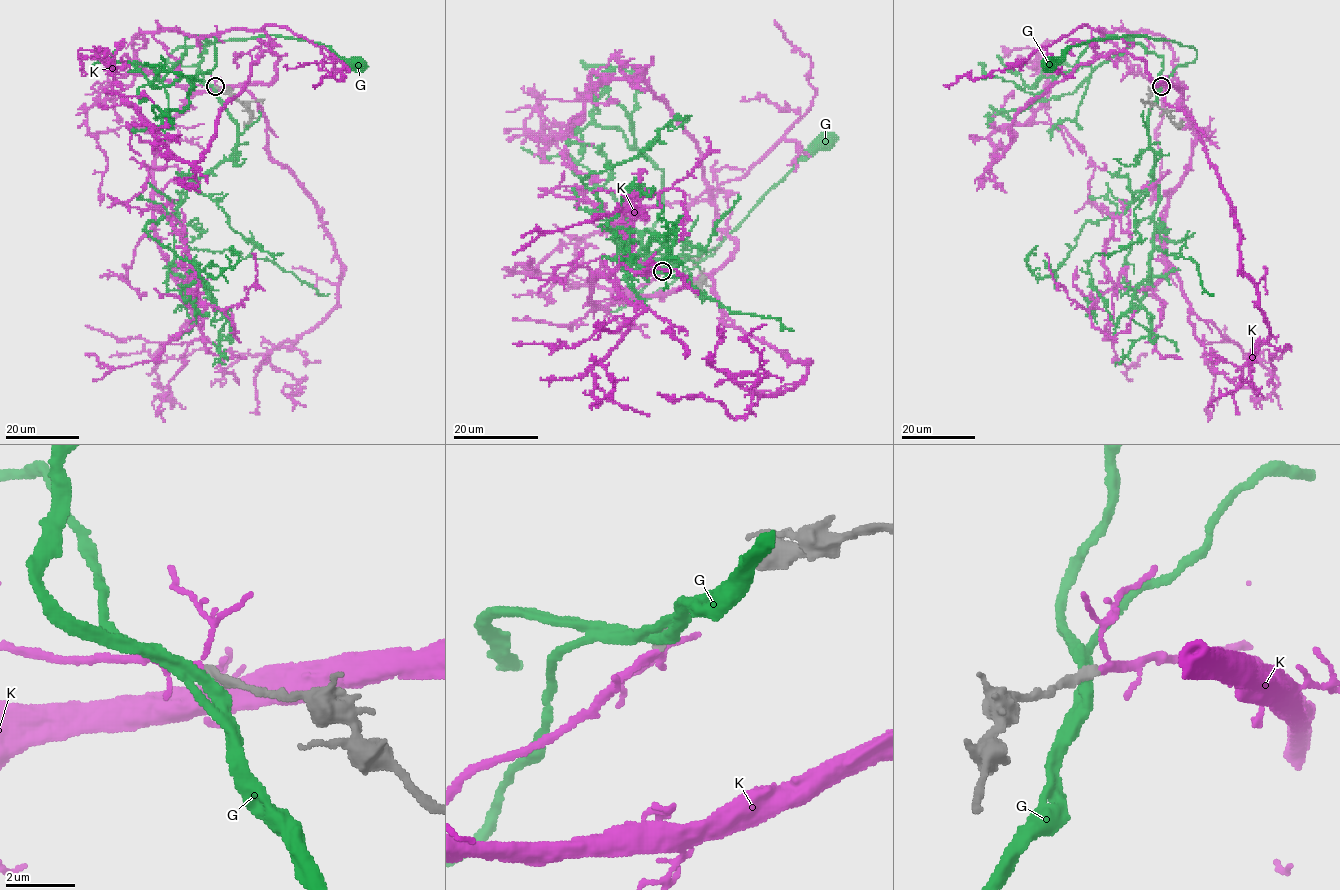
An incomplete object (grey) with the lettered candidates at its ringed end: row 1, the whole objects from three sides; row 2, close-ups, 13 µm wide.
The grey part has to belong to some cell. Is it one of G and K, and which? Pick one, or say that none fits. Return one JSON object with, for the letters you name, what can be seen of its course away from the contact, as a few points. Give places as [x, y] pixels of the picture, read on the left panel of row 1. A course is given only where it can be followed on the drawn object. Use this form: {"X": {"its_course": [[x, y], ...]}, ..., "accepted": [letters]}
{"K": {"its_course": [[215, 86], [268, 83], [279, 57], [260, 50], [209, 148], [180, 161], [94, 46]]}, "accepted": ["K"]}

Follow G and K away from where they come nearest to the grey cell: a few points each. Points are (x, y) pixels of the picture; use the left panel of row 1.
G: (215, 87), (197, 66), (168, 62), (170, 54), (280, 35), (329, 46), (348, 64), (358, 63)
K: (215, 86), (268, 83), (279, 57), (260, 50), (209, 148), (180, 161), (94, 46)

